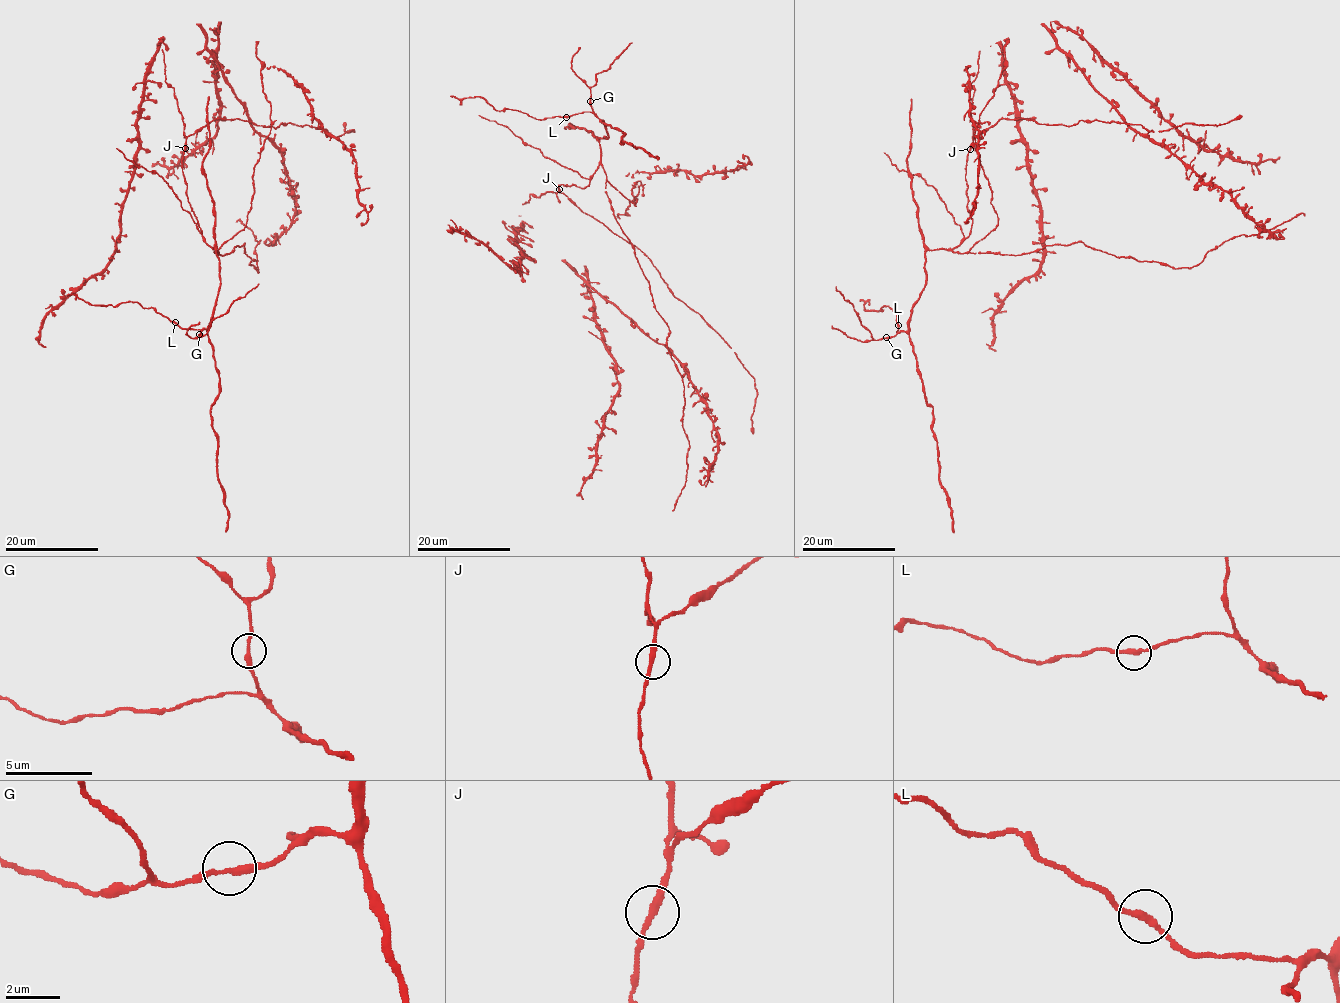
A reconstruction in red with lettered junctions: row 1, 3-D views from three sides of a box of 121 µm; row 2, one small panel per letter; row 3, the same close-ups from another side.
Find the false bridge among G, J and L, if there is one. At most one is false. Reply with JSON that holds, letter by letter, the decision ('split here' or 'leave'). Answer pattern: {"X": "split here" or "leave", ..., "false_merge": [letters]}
{"G": "leave", "J": "leave", "L": "leave", "false_merge": []}

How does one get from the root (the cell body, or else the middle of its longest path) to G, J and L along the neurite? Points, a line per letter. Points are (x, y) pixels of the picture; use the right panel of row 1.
G: (1123, 256), (1081, 242), (1019, 255), (927, 250), (925, 287), (909, 328), (886, 337)
J: (1123, 256), (1081, 242), (1019, 255), (955, 253), (972, 224), (965, 177), (970, 149)
L: (1123, 256), (1081, 242), (1019, 255), (927, 250), (925, 287), (909, 328), (896, 332), (899, 325)

